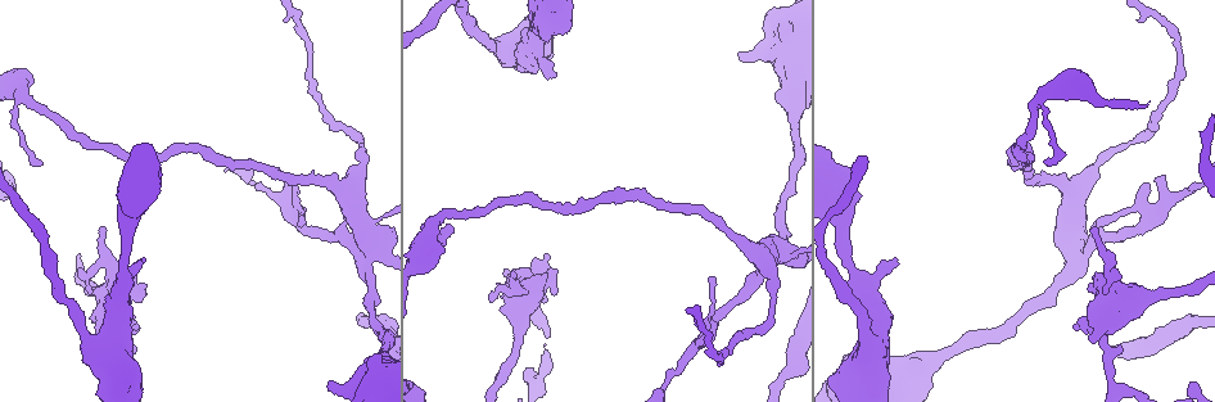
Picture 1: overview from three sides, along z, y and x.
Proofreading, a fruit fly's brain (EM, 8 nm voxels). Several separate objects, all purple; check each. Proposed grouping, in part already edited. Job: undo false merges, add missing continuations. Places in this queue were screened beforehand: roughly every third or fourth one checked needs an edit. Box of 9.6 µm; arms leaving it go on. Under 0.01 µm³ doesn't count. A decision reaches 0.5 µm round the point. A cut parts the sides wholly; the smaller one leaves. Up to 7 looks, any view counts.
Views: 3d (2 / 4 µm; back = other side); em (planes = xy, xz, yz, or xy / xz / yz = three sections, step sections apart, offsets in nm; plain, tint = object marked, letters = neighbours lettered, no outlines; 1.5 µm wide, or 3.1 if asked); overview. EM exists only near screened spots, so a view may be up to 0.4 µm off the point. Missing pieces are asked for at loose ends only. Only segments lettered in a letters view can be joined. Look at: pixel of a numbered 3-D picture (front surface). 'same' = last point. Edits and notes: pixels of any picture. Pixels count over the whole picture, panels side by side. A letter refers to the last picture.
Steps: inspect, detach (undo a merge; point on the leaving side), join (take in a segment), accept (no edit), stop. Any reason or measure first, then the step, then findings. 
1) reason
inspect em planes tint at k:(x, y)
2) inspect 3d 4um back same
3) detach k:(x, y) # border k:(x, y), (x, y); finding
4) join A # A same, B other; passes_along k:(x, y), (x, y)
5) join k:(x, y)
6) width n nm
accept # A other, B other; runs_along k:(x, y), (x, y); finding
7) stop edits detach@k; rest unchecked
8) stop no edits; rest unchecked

branch stops here
inspect em xy step 4 tint at 1:(103, 228)

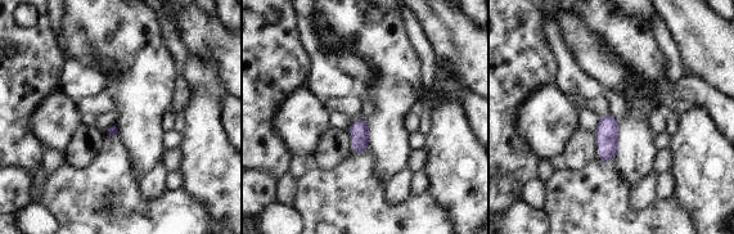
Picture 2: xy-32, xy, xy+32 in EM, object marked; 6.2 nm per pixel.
inspect em planes letters same

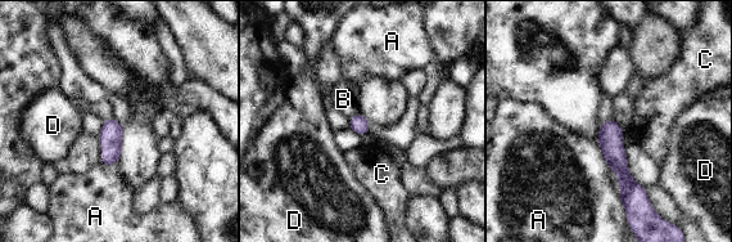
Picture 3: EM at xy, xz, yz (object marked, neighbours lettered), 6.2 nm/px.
longest_contact A 200 nm
accept # A other, B other, C other, D other; runs_along 3:(611, 122), (628, 198); no lettered segment goes on from it

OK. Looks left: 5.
a narrow waist
inspect em xz step 8 letters at 1:(359, 150)

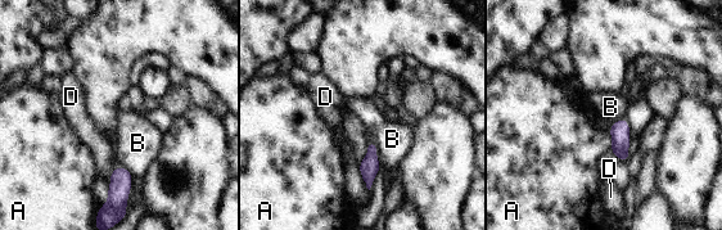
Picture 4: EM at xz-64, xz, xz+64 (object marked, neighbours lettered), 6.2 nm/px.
longest_contact B 200 nm
accept # A other, B other, D other; border 4:(609, 131), (610, 149); continuous, no second neuron

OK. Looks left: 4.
sudden change in width
inspect 3d 2um at 1:(684, 359)

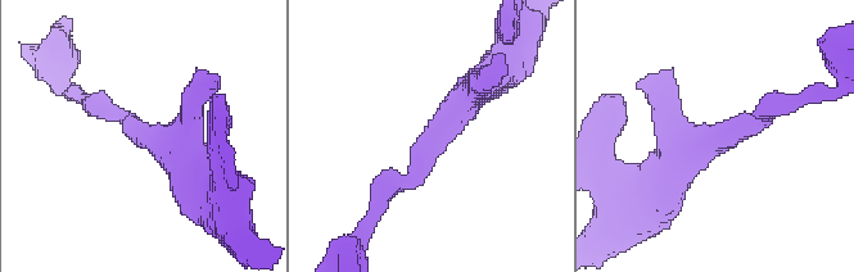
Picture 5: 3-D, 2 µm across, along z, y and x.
inspect em planes letters at 5:(155, 134)

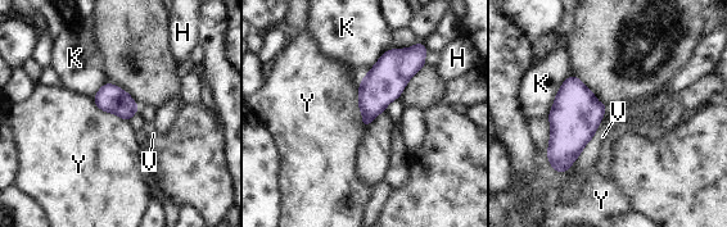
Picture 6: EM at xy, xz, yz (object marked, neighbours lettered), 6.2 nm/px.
accept # H other, K other, V other, Y other; border 6:(574, 75), (560, 86), (547, 117); continuous, no second neuron

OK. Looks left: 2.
stop no edits; rest unchecked

